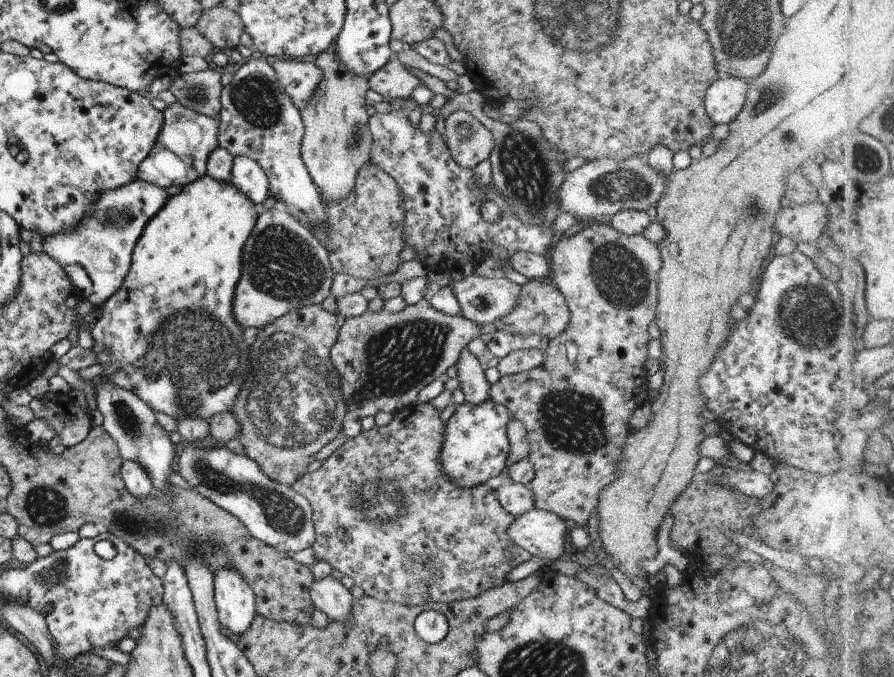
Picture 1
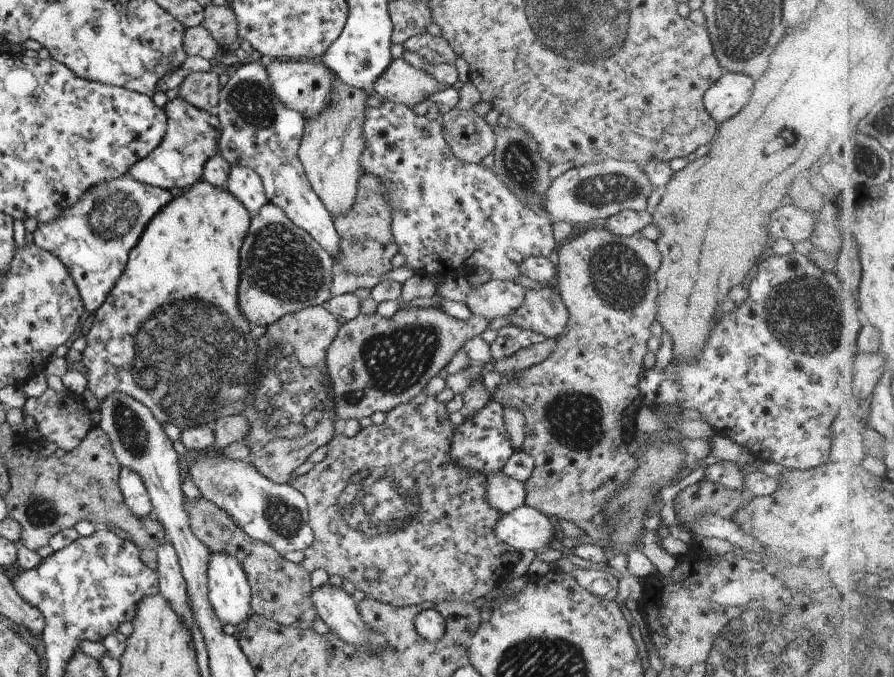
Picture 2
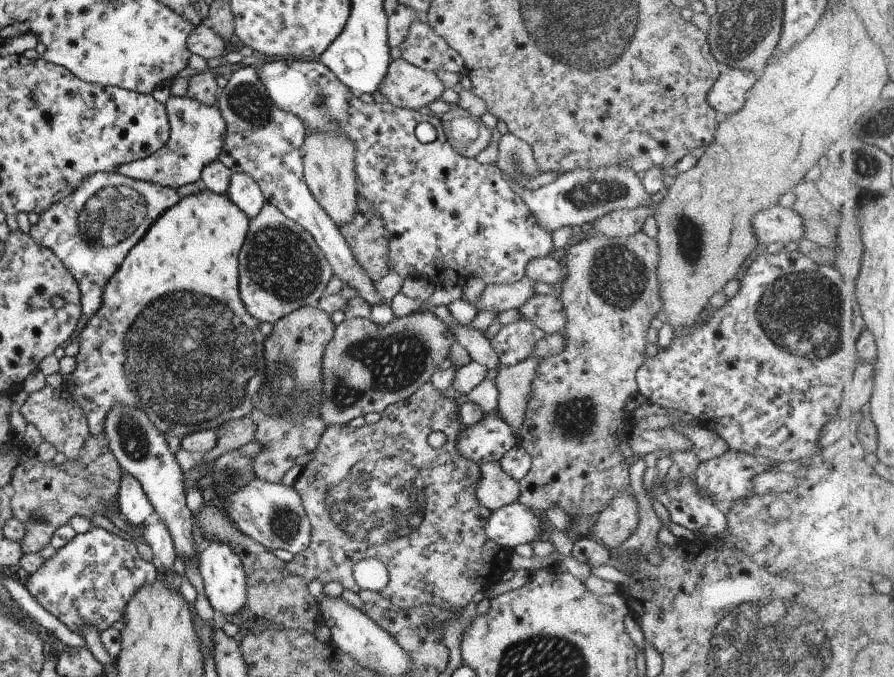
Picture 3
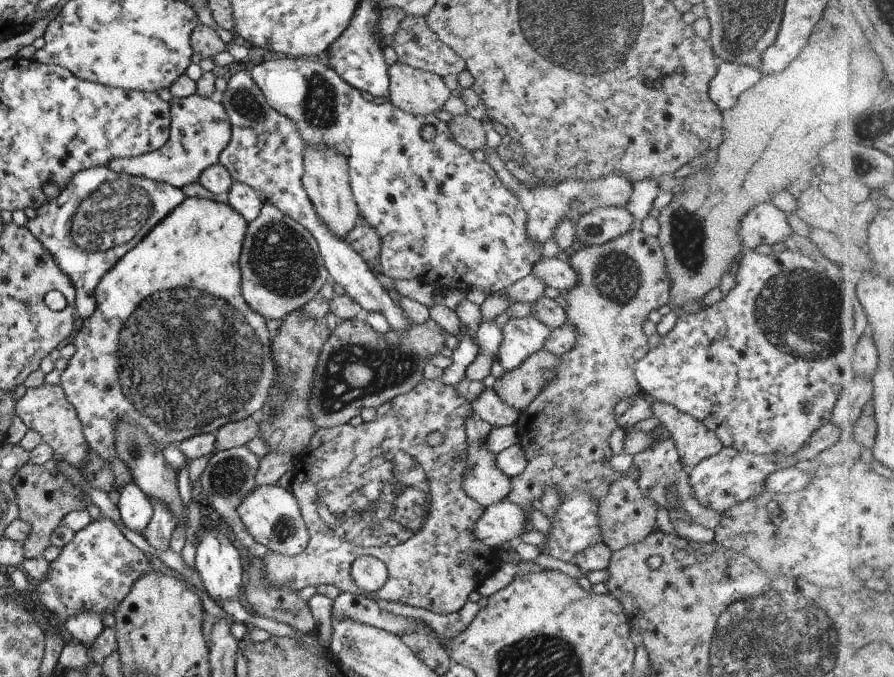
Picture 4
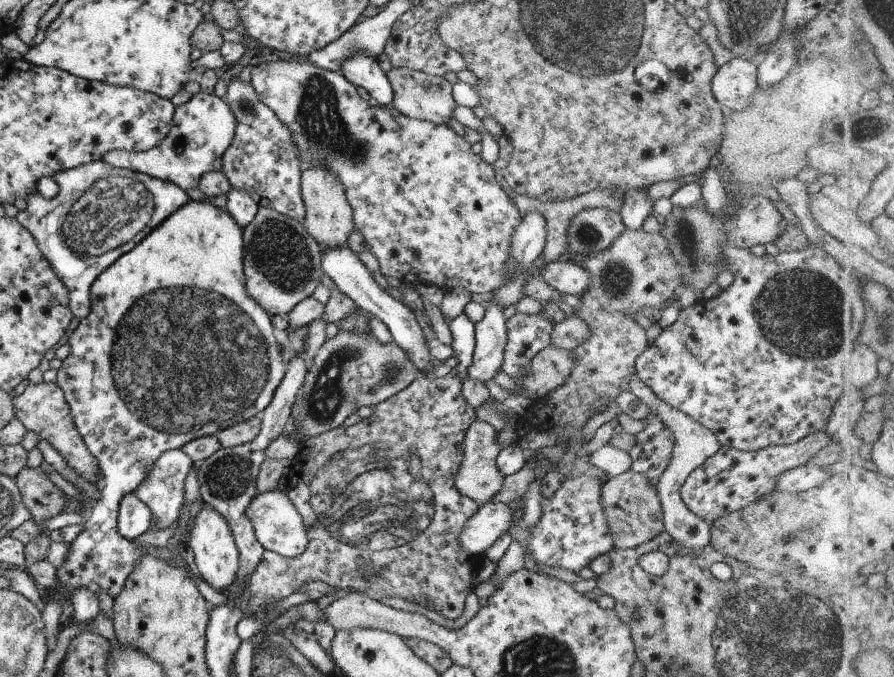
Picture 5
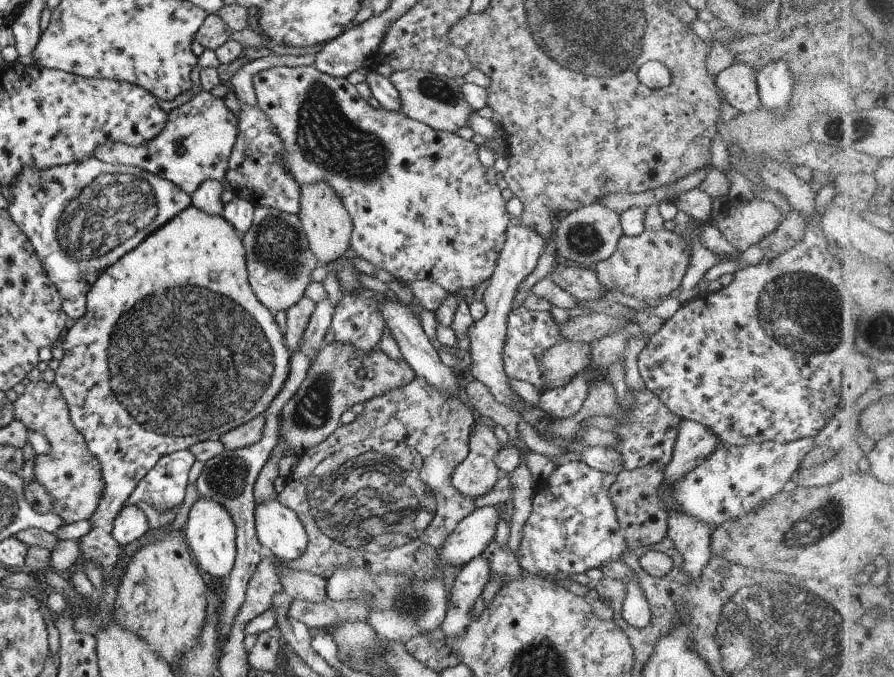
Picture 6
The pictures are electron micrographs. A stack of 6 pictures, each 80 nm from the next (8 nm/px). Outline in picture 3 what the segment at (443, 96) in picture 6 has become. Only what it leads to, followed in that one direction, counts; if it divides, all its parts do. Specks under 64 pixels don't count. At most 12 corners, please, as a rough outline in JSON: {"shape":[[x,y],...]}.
{"shape":[[399,58],[378,91],[393,106],[417,110],[440,98],[434,72]]}

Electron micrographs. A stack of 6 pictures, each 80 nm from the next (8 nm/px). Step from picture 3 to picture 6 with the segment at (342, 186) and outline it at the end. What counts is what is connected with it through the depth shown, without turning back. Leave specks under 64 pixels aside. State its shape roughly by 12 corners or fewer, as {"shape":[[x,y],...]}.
{"shape":[[325,181],[300,186],[297,214],[319,265],[347,250],[351,219]]}

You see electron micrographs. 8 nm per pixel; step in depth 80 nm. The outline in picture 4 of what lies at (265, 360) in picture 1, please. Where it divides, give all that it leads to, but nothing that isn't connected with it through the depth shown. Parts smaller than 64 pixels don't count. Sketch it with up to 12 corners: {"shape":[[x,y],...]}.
{"shape":[[298,310],[271,335],[257,487],[290,470],[317,430],[308,401],[329,335]]}

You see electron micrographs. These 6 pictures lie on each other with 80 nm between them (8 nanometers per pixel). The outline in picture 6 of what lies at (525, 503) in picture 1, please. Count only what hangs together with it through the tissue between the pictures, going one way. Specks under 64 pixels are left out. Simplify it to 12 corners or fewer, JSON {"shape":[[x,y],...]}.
{"shape":[[474,422],[467,454],[450,476],[473,500],[500,477],[501,447],[489,426]]}

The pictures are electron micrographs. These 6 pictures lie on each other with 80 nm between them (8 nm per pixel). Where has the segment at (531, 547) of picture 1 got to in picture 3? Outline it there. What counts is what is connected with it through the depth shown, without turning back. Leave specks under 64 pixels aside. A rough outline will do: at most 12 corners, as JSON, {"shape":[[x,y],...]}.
{"shape":[[519,502],[490,511],[484,533],[500,549],[530,544],[543,517]]}

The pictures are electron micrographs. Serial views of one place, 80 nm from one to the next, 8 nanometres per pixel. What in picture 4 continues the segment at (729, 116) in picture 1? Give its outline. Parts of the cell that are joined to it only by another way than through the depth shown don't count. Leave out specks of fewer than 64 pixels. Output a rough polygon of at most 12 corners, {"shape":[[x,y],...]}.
{"shape":[[723,62],[708,86],[721,111],[759,80],[761,72]]}

